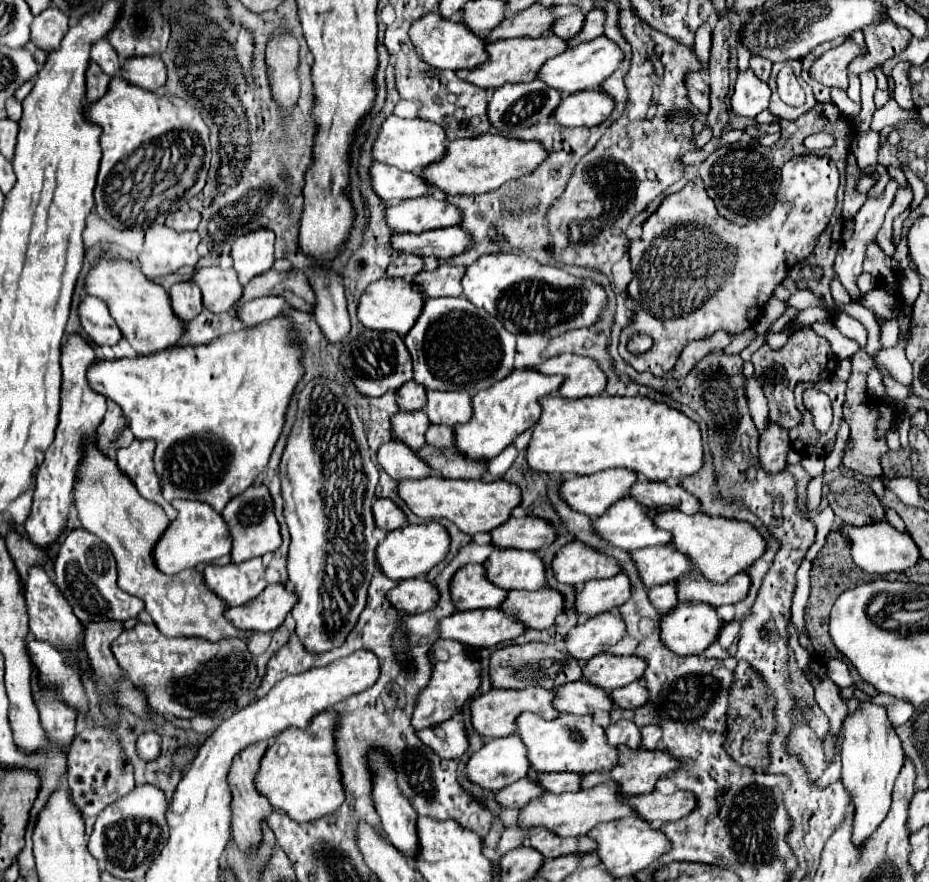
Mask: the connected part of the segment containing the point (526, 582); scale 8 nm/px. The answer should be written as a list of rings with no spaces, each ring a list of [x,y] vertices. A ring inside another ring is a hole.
[[[493,550],[483,562],[489,582],[503,590],[541,590],[545,588],[543,560],[527,550]]]

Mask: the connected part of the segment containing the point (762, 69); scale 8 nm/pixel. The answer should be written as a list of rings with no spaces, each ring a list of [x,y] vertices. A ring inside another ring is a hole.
[[[751,56],[751,70],[755,72],[757,78],[761,78],[763,82],[767,82],[767,80],[769,80],[771,62],[767,62],[765,58],[755,58],[755,56]]]

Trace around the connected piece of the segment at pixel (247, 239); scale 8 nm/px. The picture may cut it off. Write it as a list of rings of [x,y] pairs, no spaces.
[[[255,230],[233,242],[233,268],[237,270],[243,286],[273,266],[273,240],[275,236],[271,230]]]

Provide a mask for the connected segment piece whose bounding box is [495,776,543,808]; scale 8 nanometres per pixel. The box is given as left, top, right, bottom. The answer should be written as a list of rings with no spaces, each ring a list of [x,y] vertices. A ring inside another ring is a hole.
[[[523,778],[503,790],[499,790],[495,794],[495,800],[499,806],[503,808],[523,808],[527,806],[527,802],[535,796],[541,796],[543,790],[539,790],[539,786],[535,786],[535,782],[531,782],[531,778]]]

